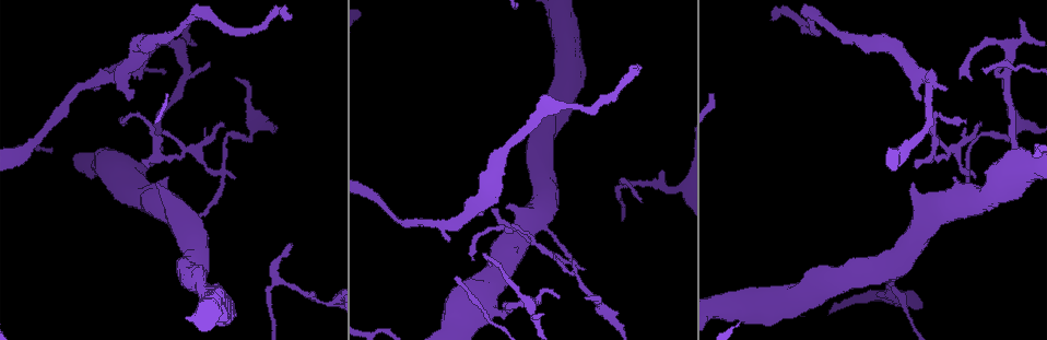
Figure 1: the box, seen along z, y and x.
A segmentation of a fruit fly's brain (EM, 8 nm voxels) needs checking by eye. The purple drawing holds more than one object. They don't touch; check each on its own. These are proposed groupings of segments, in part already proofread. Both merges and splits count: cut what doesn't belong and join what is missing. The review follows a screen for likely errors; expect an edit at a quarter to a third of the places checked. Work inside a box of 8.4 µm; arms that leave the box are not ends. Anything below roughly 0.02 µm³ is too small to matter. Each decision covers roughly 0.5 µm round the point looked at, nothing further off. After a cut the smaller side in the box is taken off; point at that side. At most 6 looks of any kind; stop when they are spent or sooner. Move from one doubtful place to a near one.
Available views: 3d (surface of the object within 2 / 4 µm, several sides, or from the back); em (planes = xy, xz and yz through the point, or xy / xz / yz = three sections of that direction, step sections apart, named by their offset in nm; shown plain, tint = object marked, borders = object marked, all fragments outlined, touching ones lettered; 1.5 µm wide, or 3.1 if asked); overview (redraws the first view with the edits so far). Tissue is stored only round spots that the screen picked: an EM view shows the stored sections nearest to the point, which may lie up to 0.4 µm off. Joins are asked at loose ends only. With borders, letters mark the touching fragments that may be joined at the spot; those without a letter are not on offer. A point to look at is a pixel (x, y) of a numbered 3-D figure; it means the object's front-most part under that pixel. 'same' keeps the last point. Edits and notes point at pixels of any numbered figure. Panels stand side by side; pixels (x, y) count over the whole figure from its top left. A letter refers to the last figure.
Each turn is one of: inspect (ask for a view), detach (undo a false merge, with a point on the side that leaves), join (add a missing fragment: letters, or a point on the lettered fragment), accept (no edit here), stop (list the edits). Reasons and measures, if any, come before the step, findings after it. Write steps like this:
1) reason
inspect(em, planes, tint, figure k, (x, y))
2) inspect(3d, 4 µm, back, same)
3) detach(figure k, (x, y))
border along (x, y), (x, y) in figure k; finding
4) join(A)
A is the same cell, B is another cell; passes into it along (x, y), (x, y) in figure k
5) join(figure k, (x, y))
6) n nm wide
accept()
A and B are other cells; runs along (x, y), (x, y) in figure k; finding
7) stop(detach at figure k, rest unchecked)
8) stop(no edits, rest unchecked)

free end
inspect(em, planes, plain, figure 1, (638, 65))

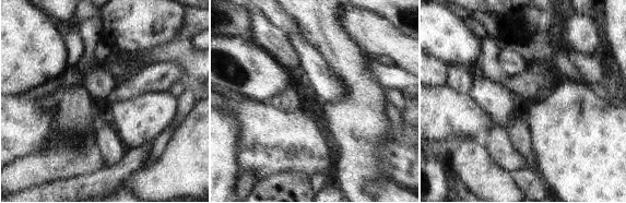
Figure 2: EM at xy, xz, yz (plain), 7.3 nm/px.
inspect(em, planes, borders, same)

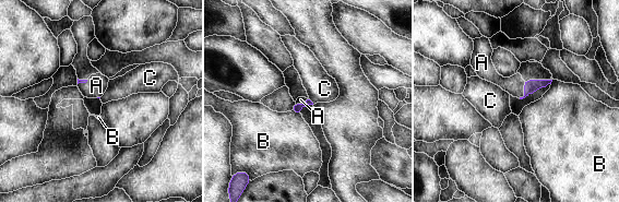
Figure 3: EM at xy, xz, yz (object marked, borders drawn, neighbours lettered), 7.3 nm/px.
join(A)
A is the same cell, B and C are other cells; passes into it along (531, 86), (524, 90), (514, 85) in figure 3; the neuron continues

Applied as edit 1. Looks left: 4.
redraw
inspect(overview)

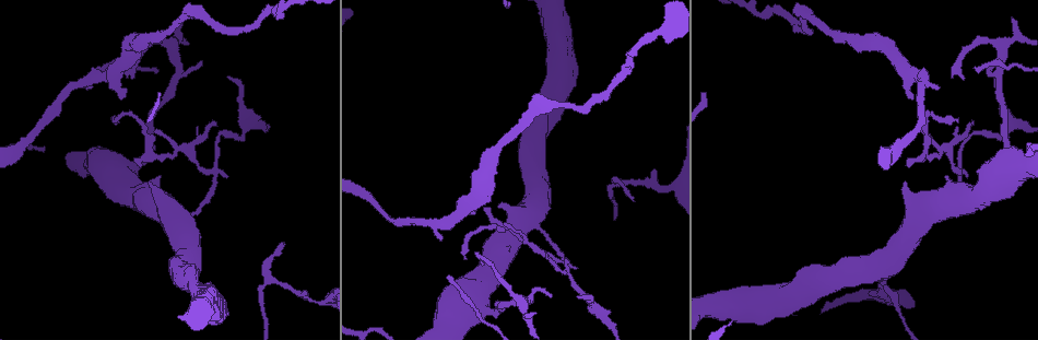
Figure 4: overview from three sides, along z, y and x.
three arms meet
inspect(3d, 2 µm, figure 4, (561, 257))

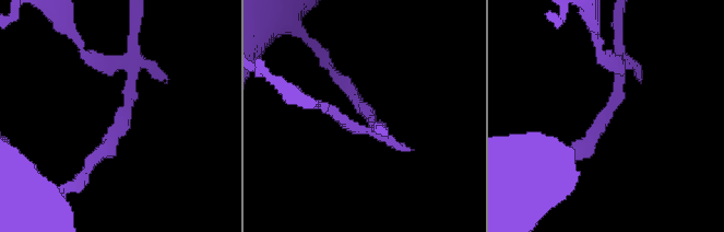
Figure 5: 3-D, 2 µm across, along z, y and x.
3 arms
inspect(em, xy, step 8, tint, figure 5, (615, 82))

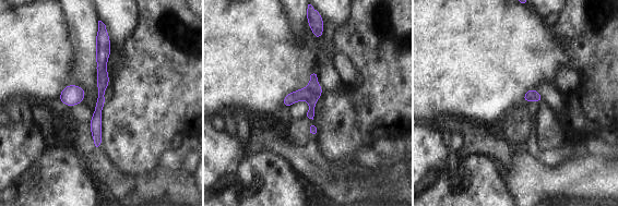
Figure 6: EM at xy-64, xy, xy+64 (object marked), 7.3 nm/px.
see the neighbours
inspect(em, xy, step 8, borders, same)

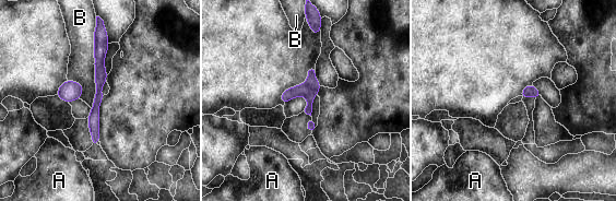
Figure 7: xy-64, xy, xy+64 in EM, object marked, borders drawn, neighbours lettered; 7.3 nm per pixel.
90 nm wide; B touches over 550 nm
detach(figure 7, (301, 90))
A and B are other cells; two neurons meet here

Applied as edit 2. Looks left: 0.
stop(join at figure 3, detach at figure 7, rest unchecked)

